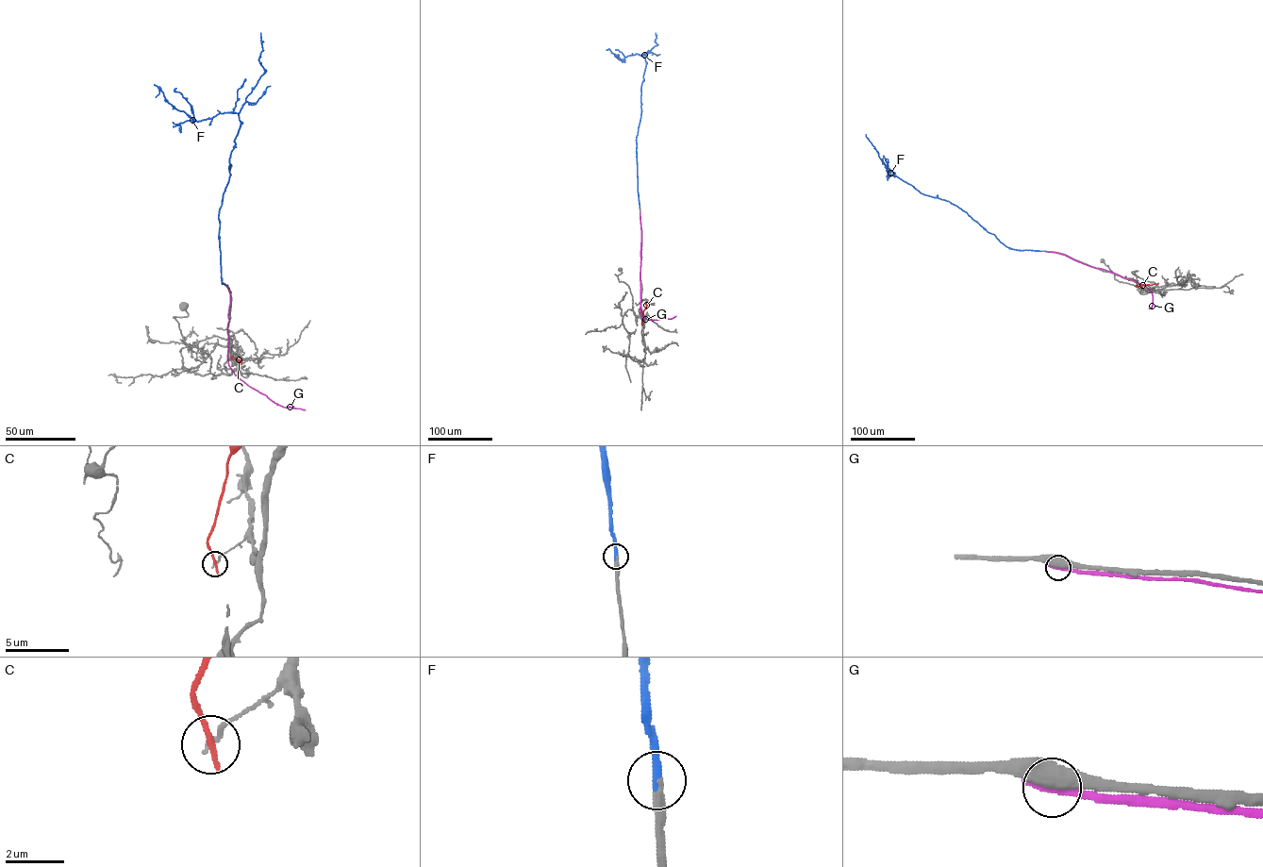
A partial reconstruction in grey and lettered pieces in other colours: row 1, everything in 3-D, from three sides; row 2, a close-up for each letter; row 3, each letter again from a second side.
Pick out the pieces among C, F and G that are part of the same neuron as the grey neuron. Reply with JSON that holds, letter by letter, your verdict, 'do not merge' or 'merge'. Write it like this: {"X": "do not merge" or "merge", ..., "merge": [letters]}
{"C": "do not merge", "F": "merge", "G": "do not merge", "merge": ["F"]}

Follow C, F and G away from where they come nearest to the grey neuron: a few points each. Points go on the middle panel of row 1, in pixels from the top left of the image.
C: (641, 325), (645, 303)
F: (639, 208), (636, 140), (646, 62), (638, 54), (627, 56), (623, 61), (606, 49)
G: (639, 212), (640, 314), (649, 320), (676, 316)

